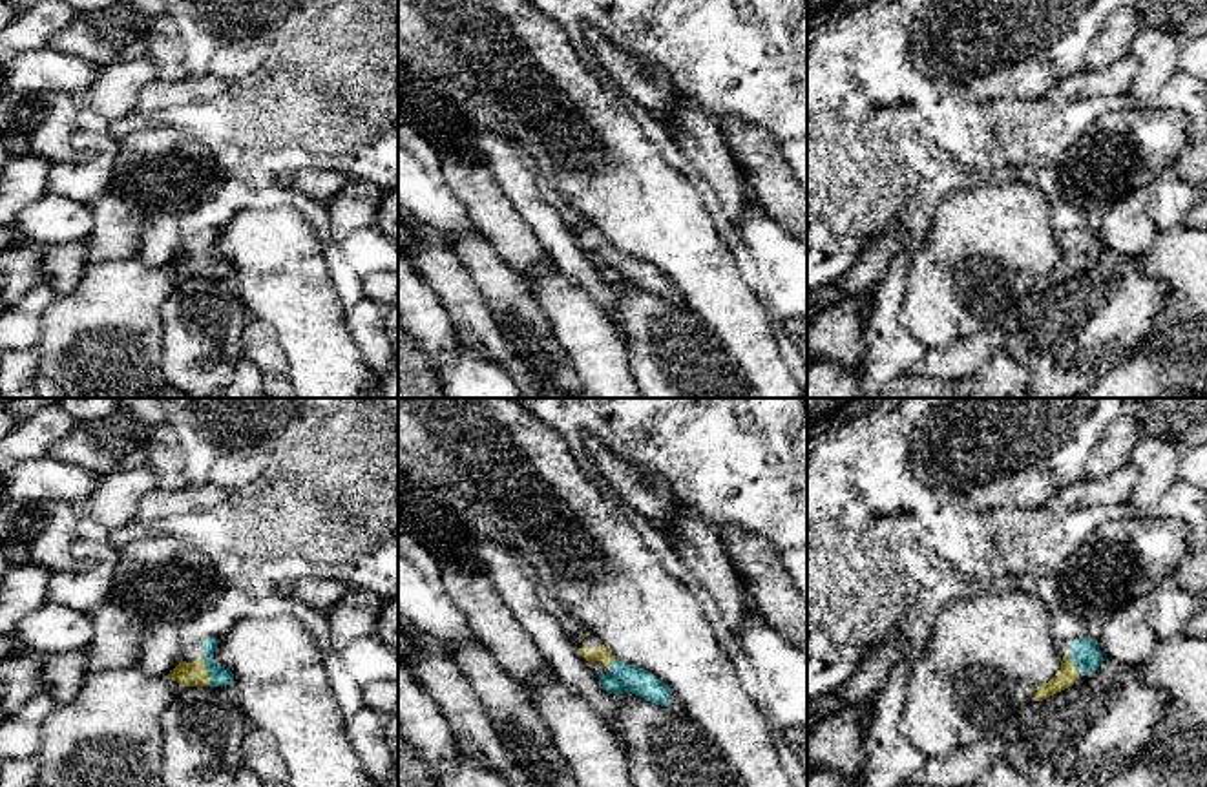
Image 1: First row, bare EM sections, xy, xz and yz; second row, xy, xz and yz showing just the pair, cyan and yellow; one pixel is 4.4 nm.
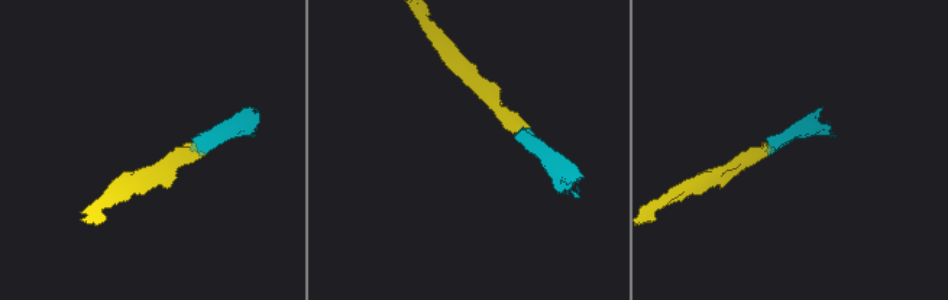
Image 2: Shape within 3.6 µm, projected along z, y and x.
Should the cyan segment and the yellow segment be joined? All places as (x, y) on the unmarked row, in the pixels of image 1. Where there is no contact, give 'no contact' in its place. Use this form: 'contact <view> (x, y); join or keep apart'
contact xy (209, 263); join

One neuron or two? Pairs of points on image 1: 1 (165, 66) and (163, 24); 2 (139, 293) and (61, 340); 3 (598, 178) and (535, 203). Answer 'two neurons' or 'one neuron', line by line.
1: one neuron
2: one neuron
3: two neurons

